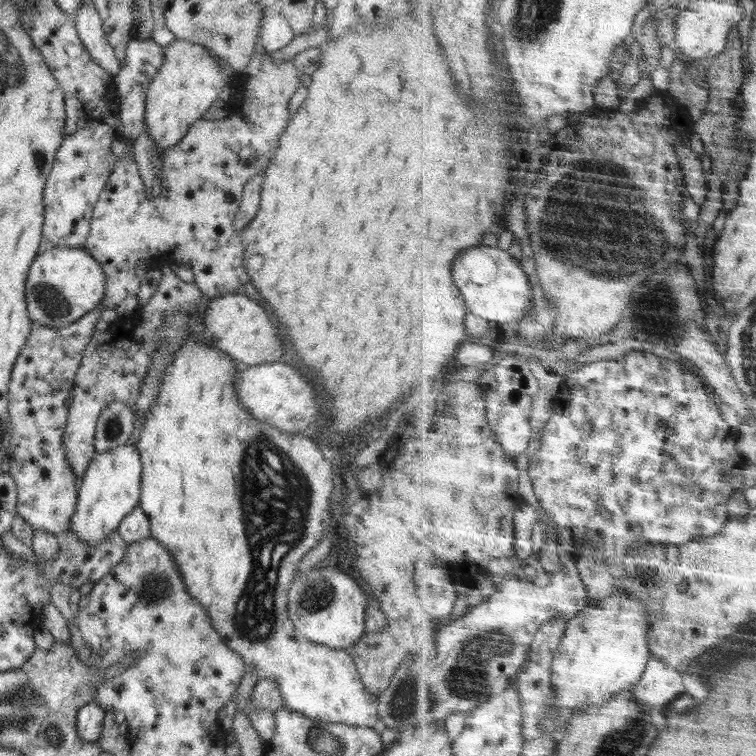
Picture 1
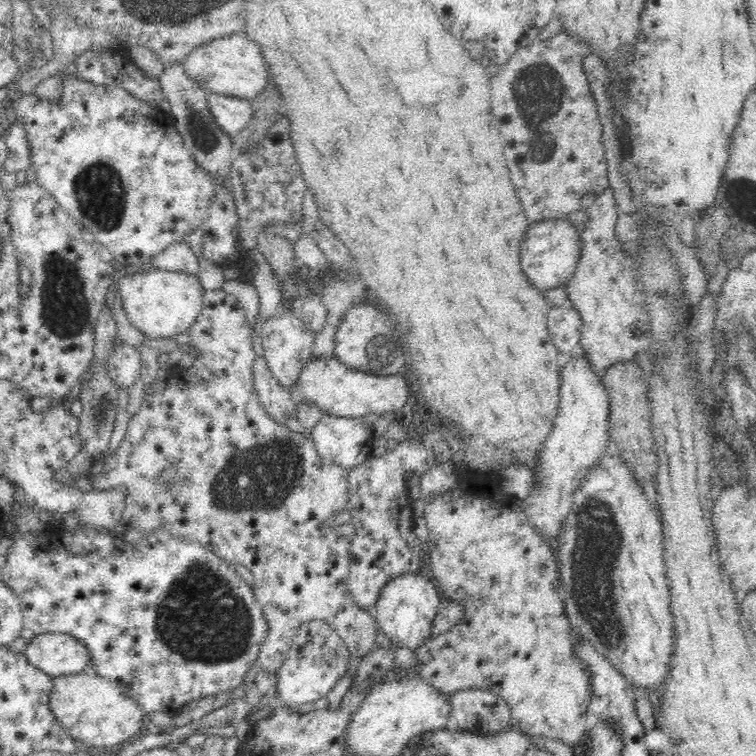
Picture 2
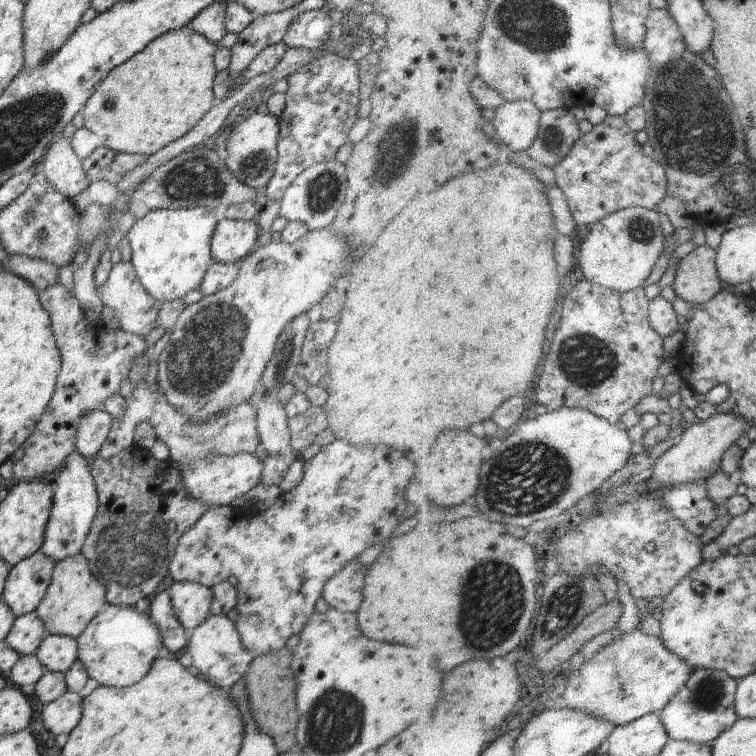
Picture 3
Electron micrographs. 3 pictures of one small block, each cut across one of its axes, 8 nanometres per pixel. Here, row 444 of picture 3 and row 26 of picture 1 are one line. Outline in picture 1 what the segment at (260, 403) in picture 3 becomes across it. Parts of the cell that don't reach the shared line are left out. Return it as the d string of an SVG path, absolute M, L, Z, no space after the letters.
M278 5L266 8L263 15L264 21L260 32L262 48L265 48L268 53L286 48L292 42L295 34L279 11Z

